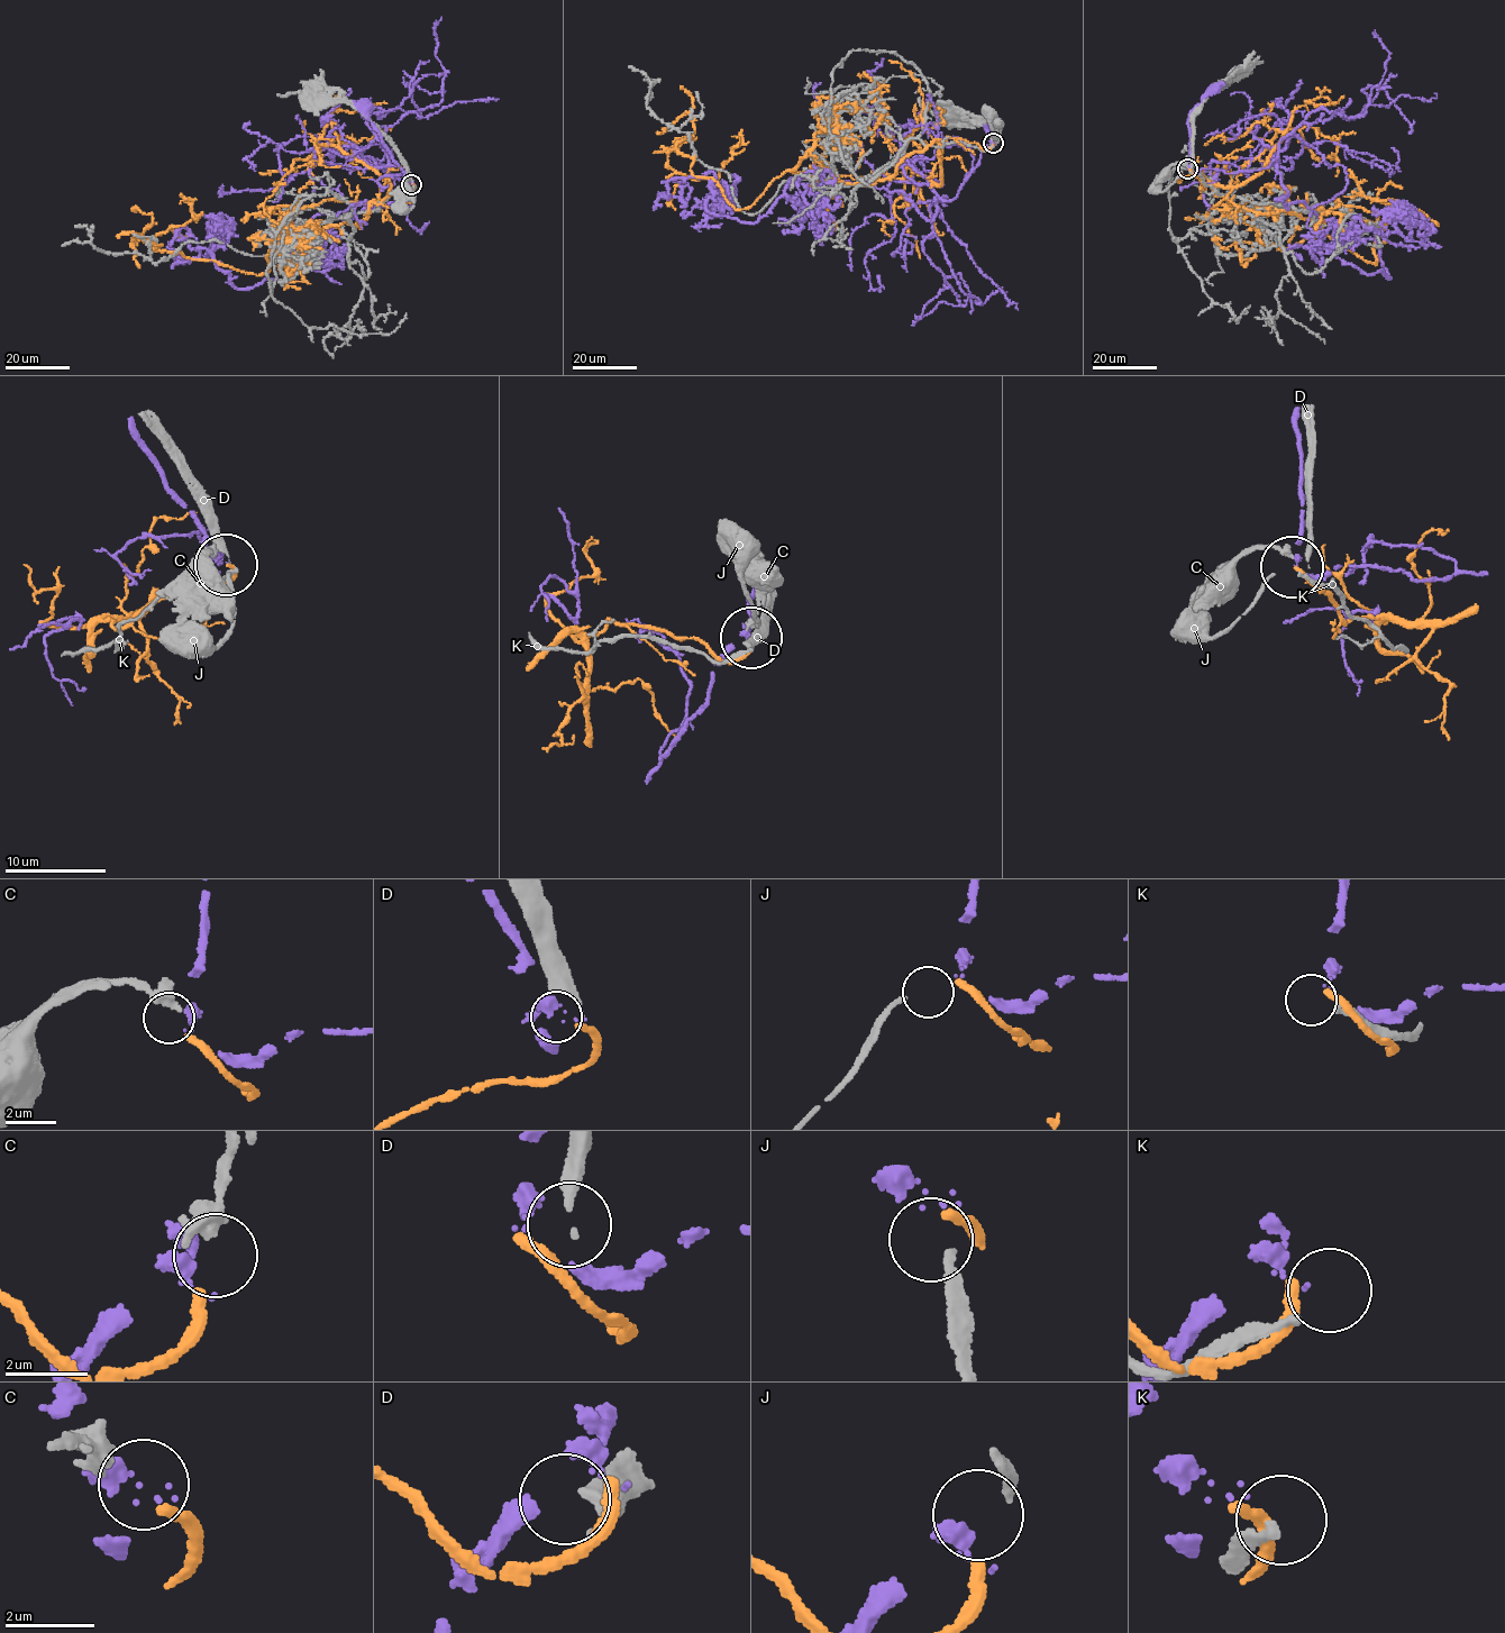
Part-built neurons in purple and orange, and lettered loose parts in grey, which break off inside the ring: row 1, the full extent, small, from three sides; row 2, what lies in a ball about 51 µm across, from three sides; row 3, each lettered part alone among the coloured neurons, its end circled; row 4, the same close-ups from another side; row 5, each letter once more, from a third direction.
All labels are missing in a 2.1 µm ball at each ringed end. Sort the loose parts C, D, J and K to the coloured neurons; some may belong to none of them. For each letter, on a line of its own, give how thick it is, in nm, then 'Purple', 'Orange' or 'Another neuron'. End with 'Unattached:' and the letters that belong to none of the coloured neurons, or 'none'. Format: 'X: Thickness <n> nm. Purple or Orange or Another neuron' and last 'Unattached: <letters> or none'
C: Thickness 320 nm. Orange
D: Thickness 380 nm. Another neuron
J: Thickness 180 nm. Another neuron
K: Thickness 200 nm. Another neuron
Unattached: D, J, K

